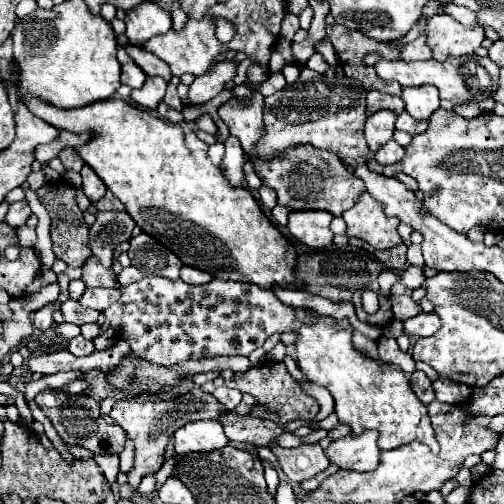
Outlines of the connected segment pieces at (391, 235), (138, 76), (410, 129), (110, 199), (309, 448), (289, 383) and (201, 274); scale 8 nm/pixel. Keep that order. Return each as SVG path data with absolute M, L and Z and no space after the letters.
M362 193L356 205L344 211L342 217L348 225L346 235L358 237L370 243L374 249L390 249L402 243L402 237L396 231L400 221L388 219L374 197L370 197L370 193Z
M118 47L118 61L122 65L122 83L132 89L140 89L146 81L146 73L130 59L130 55L124 51L124 47Z
M402 111L402 113L398 115L398 119L396 119L396 129L406 131L406 133L410 133L410 135L422 133L422 131L426 131L426 127L428 127L428 121L416 121L416 119L410 117L406 111Z
M108 191L108 193L106 193L106 195L104 195L104 197L102 197L102 199L96 203L96 207L98 207L98 209L104 209L104 211L106 211L106 209L124 211L124 205L122 205L122 203L120 203L120 201L118 201L118 199L116 199L116 197L110 193L110 191Z
M318 443L300 445L298 449L282 449L275 445L269 447L280 459L284 475L296 483L302 483L304 479L314 477L316 473L324 471L330 465L330 459L326 457L324 449Z
M268 361L260 367L252 367L246 373L236 373L232 381L226 381L228 387L234 387L242 393L250 393L256 397L258 403L268 405L274 413L278 413L284 421L294 421L294 419L312 419L318 413L318 403L314 397L306 395L306 391L290 377L286 371L284 363L274 363Z
M182 267L180 271L180 279L186 281L186 283L192 283L192 285L202 285L202 283L208 283L212 281L212 275L206 273L206 271L200 271L196 267Z

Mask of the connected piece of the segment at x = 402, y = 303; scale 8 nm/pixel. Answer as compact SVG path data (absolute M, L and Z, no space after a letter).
M406 293L406 295L396 295L392 297L392 311L394 311L394 317L400 319L400 321L406 321L410 317L416 317L422 309L420 305Z

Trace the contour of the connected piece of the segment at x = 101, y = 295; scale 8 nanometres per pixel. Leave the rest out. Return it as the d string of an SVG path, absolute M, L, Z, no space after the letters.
M92 287L86 289L84 295L78 299L80 305L90 307L90 309L106 309L110 303L114 303L120 297L120 289L104 289L104 287Z

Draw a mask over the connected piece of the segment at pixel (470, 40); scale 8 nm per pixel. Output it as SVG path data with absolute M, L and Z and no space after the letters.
M446 13L430 17L426 23L426 43L432 49L436 61L446 59L448 55L472 55L480 47L482 39L482 25L466 27Z

